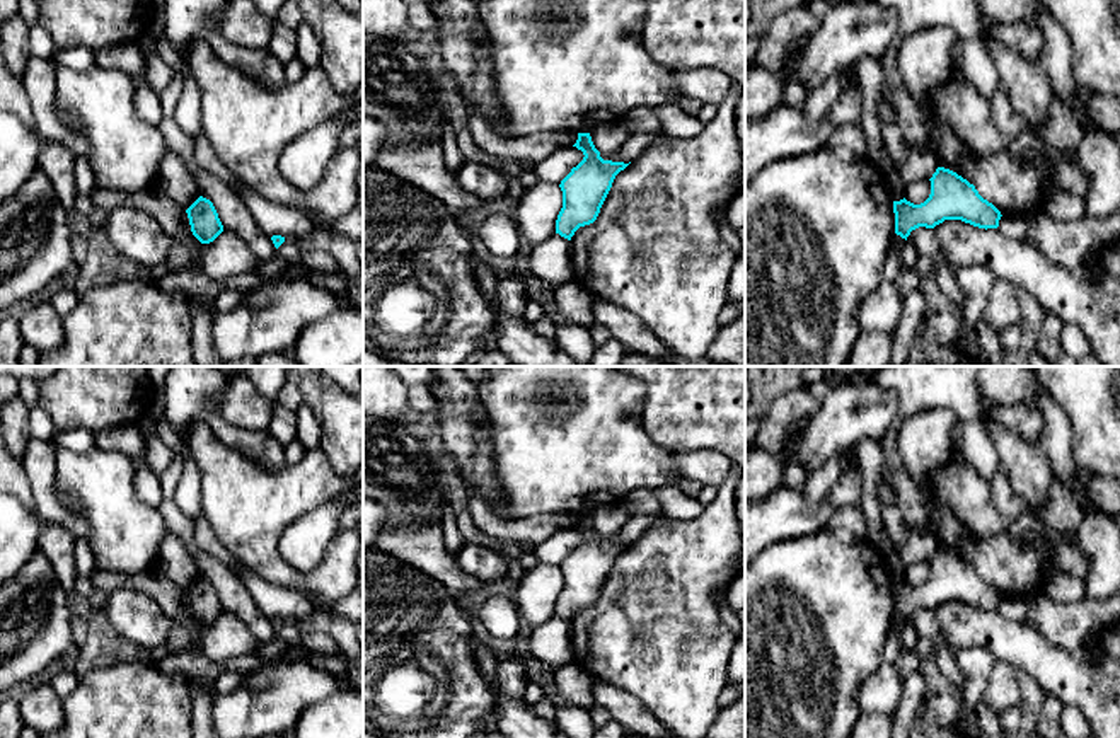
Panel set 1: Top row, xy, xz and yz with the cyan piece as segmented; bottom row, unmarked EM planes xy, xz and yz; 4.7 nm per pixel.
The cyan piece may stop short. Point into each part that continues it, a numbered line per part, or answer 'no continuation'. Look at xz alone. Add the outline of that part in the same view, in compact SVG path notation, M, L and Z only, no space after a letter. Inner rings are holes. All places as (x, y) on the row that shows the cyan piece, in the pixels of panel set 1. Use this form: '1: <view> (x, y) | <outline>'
no continuation

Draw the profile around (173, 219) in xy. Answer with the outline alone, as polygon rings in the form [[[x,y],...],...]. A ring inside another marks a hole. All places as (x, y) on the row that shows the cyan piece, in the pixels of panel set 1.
[[[159,184],[136,194],[99,187],[90,194],[90,199],[104,213],[118,206],[141,210],[152,215],[170,239],[193,234],[186,210],[170,199]]]

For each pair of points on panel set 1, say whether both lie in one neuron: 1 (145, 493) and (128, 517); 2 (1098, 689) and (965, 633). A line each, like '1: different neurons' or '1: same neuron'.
1: different neurons
2: same neuron

